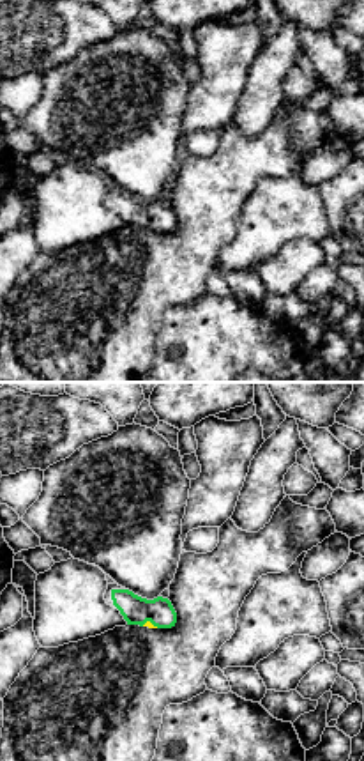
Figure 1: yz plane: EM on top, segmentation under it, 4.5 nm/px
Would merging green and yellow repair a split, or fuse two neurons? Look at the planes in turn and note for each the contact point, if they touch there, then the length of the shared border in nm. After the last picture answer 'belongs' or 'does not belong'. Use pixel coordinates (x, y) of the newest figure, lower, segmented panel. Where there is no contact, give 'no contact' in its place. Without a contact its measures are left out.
contact (151, 622); length 80 nm

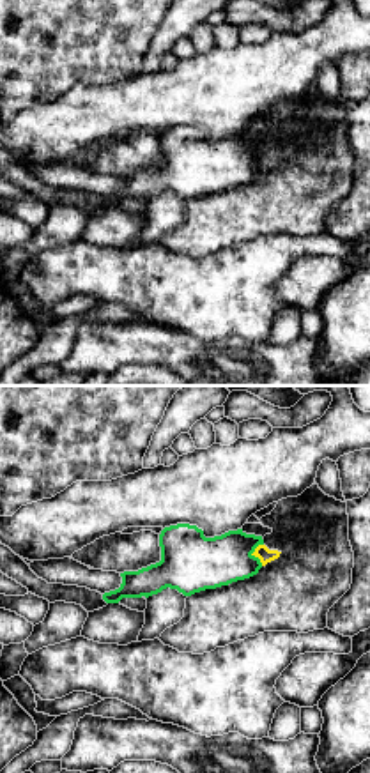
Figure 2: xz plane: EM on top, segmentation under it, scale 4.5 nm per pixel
contact (254, 556); length 110 nm

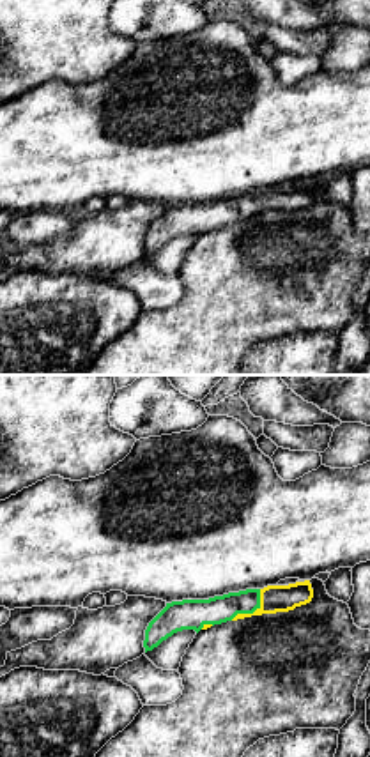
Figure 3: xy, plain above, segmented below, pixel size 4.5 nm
contact (252, 612); length 200 nm

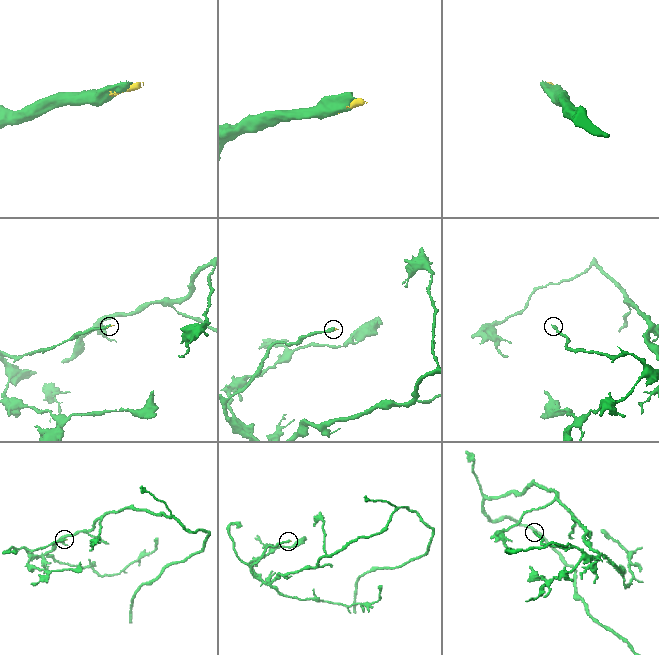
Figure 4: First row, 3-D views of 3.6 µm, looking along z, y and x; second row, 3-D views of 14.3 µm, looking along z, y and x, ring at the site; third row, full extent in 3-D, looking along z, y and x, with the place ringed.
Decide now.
belongs

